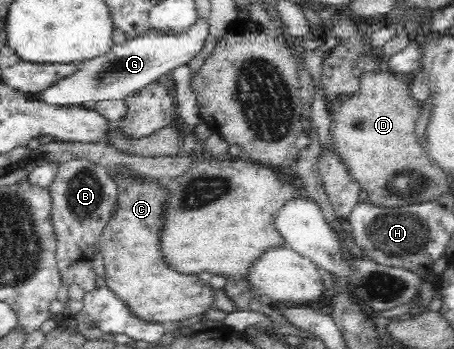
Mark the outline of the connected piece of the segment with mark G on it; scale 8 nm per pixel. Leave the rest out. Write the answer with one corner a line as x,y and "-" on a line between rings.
198,19
186,34
174,35
153,29
151,32
149,35
144,32
142,36
127,39
122,45
115,44
114,48
110,48
102,56
77,64
79,70
76,73
57,80
44,91
32,94
25,92
23,95
41,101
42,104
58,106
82,105
88,100
102,102
126,99
149,84
157,82
162,74
170,75
174,68
188,64
202,48
208,34
208,25
207,21

